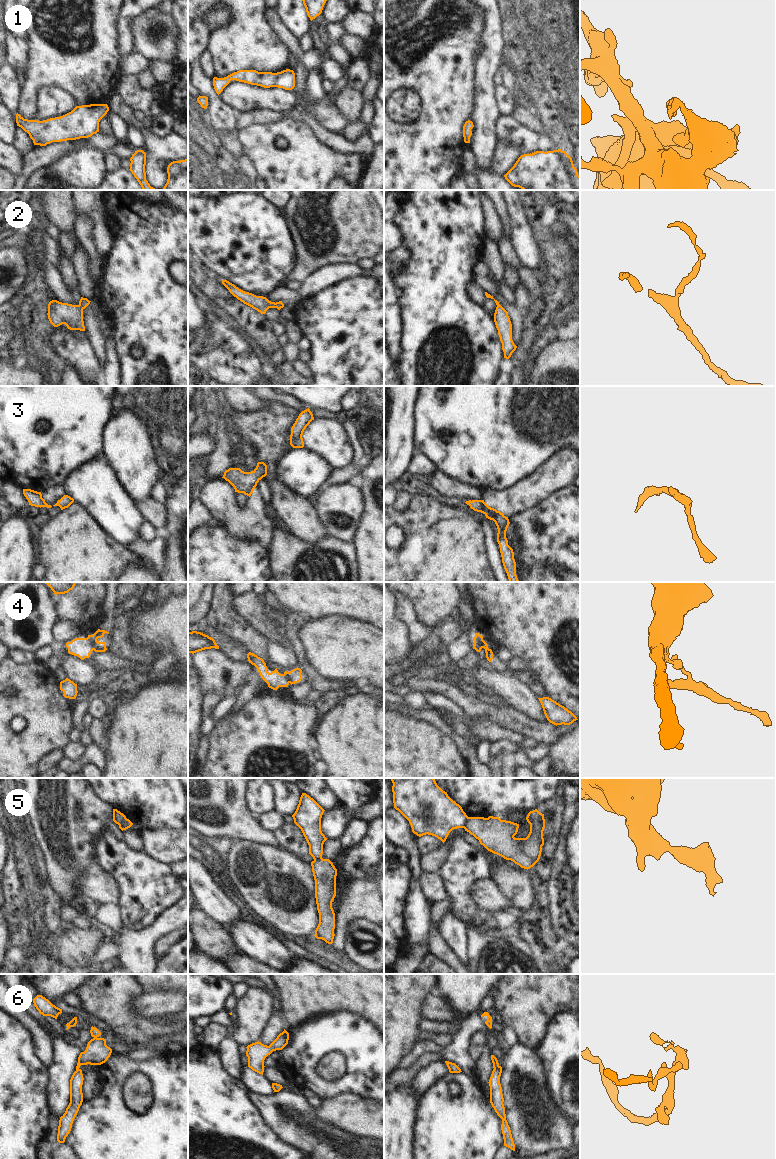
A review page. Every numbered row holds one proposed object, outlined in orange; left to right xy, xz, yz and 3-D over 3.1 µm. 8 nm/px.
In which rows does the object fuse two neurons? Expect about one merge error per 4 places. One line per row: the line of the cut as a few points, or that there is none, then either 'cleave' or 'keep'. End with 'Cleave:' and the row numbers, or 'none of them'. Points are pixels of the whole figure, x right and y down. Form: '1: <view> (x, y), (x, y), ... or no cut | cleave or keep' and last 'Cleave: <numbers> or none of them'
1: no cut | keep
2: no cut | keep
3: no cut | keep
4: xy (91, 635), (94, 649) | cleave
5: yz (468, 817), (463, 827) | cleave
6: no cut | keep
Cleave: 4, 5

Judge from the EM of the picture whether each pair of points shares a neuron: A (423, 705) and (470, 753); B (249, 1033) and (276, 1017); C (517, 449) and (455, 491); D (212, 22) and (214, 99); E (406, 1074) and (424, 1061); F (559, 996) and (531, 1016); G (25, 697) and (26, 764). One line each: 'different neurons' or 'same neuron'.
A: different neurons
B: different neurons
C: different neurons
D: same neuron
E: same neuron
F: same neuron
G: same neuron

